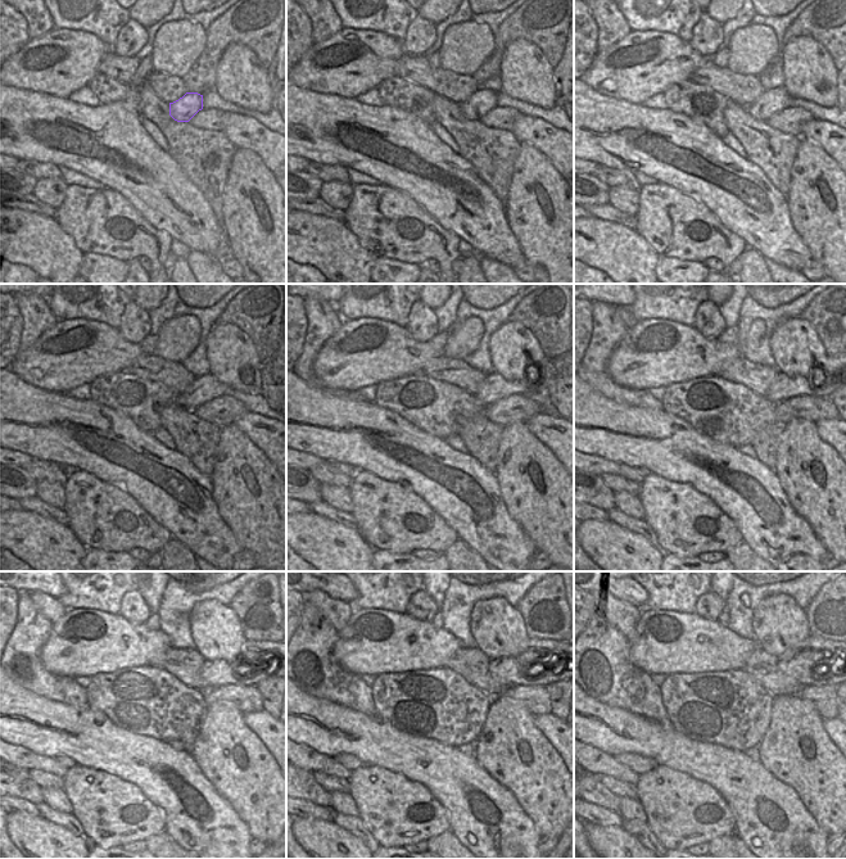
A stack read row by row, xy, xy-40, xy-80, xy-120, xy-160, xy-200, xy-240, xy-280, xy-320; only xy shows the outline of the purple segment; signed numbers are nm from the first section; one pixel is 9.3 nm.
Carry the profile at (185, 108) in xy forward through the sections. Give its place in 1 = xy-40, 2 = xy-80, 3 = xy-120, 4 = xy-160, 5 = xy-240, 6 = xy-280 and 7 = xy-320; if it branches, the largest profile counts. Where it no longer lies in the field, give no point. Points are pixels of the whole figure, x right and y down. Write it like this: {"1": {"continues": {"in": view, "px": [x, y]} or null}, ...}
{"1": {"continues": {"in": "xy-40", "px": [483, 100]}}, "2": {"continues": {"in": "xy-80", "px": [770, 102]}}, "3": {"continues": {"in": "xy-120", "px": [204, 388]}}, "4": {"continues": {"in": "xy-160", "px": [494, 387]}}, "5": {"continues": {"in": "xy-240", "px": [213, 674]}}, "6": {"continues": {"in": "xy-280", "px": [547, 651]}}, "7": {"continues": {"in": "xy-320", "px": [835, 652]}}}

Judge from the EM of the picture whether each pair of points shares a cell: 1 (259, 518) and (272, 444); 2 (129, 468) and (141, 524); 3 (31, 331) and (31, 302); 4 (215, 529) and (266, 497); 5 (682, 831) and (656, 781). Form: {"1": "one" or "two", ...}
{"1": "two", "2": "two", "3": "one", "4": "two", "5": "one"}

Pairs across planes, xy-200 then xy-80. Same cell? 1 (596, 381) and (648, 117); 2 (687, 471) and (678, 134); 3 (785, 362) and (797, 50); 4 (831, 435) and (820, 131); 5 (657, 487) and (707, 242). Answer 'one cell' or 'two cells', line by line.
1: two cells
2: one cell
3: one cell
4: one cell
5: one cell

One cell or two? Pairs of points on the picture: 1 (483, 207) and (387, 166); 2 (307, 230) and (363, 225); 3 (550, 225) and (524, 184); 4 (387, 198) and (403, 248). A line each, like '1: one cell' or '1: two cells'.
1: one cell
2: two cells
3: one cell
4: one cell

